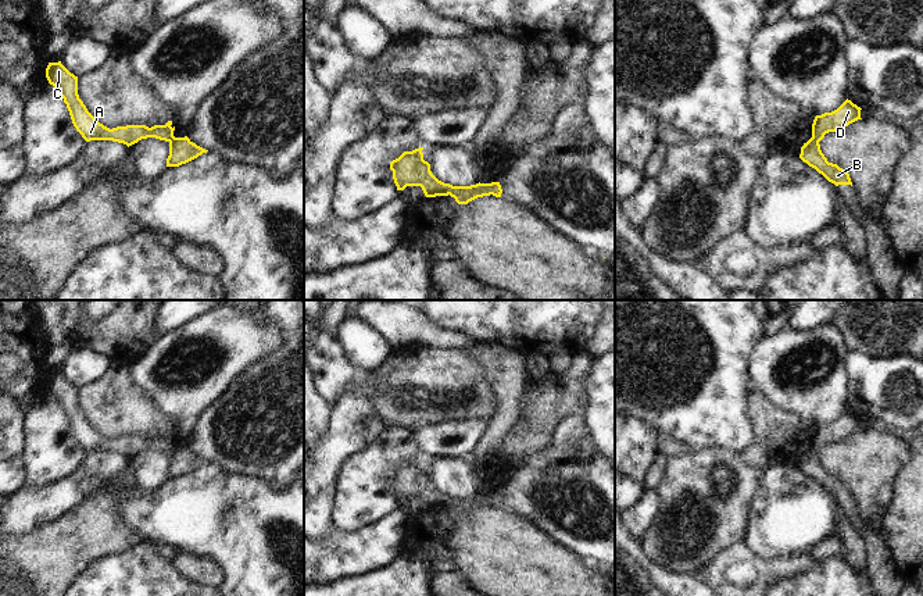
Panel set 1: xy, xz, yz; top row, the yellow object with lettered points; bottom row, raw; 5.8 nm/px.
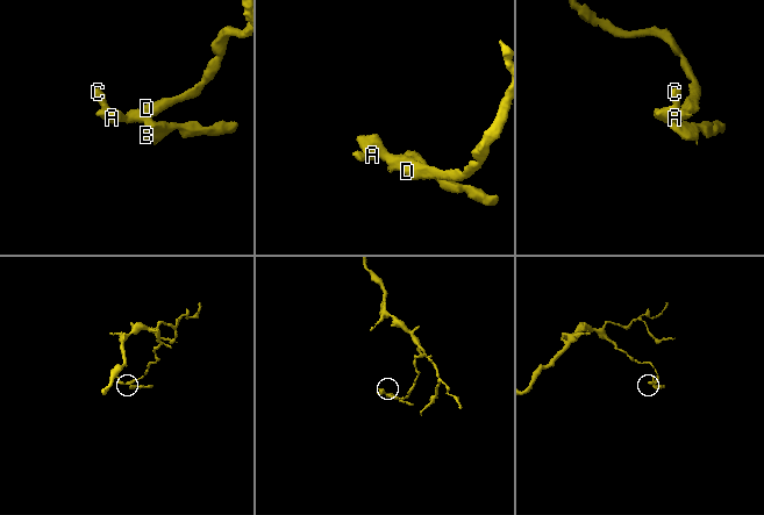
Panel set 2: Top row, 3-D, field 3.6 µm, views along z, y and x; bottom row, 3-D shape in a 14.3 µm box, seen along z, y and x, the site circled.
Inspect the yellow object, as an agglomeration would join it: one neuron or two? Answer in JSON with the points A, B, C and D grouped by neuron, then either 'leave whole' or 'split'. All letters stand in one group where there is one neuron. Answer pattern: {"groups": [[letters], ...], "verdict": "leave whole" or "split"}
{"groups": [["A", "C", "D"], ["B"]], "verdict": "split"}

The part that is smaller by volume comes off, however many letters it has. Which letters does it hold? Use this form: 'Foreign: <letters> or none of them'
Foreign: B

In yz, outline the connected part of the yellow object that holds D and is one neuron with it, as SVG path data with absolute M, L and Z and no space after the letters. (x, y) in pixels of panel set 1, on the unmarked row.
M847 410L837 421L816 427L812 435L812 450L820 453L826 445L844 440L849 435L862 431L861 421Z

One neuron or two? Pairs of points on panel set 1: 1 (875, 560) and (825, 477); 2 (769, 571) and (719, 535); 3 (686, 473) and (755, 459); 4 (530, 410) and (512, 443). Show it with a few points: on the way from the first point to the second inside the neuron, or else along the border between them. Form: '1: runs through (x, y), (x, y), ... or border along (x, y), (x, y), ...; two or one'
1: runs through (873, 539), (861, 527), (844, 498); one
2: border along (744, 542), (727, 546), (708, 566); two
3: border along (736, 453), (746, 463), (764, 471); two
4: runs through (530, 418), (530, 425), (521, 435); one

